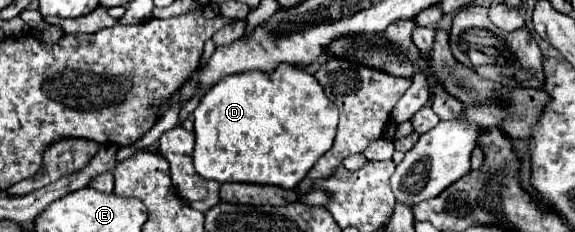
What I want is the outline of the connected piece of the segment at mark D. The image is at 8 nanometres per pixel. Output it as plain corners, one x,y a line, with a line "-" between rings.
282,65
278,71
260,73
248,71
222,79
218,87
212,87
194,109
194,167
200,177
214,179
218,183
258,183
278,185
294,189
316,161
332,149
338,125
338,109
324,95
314,75
304,69

